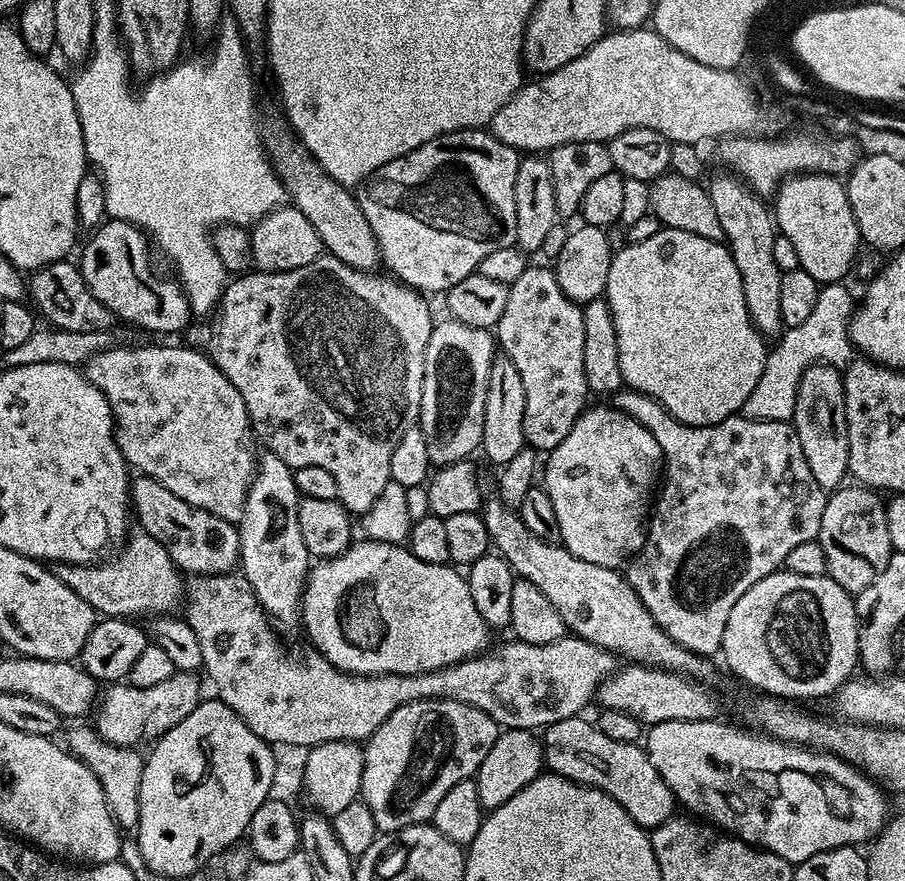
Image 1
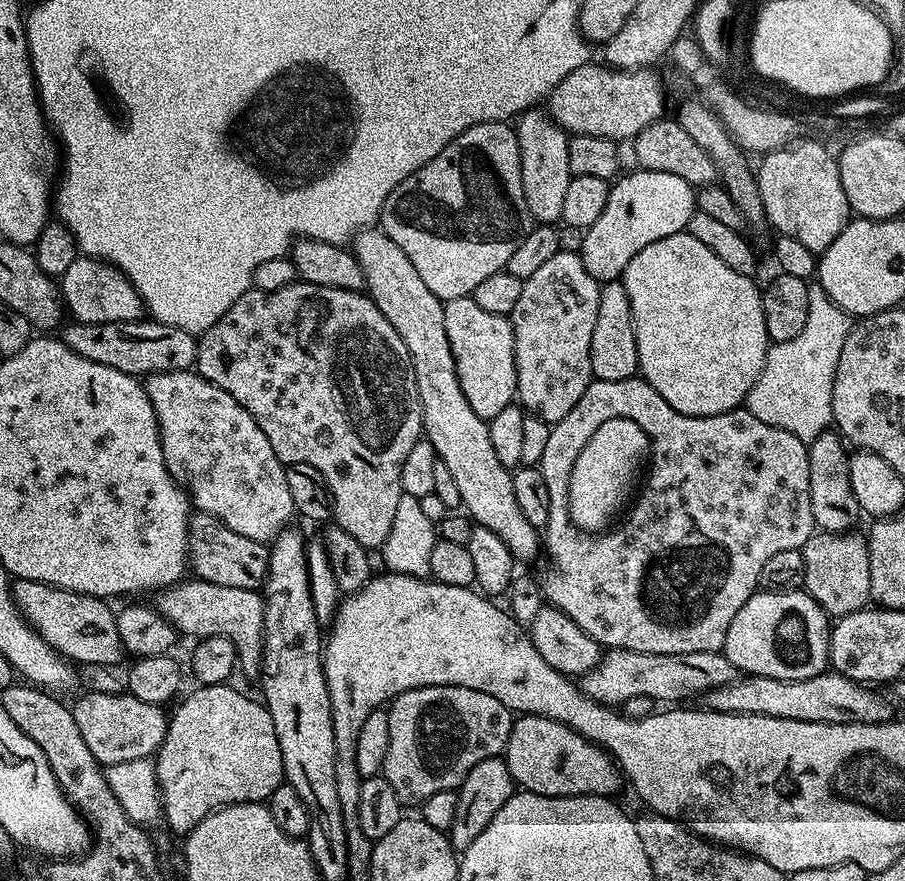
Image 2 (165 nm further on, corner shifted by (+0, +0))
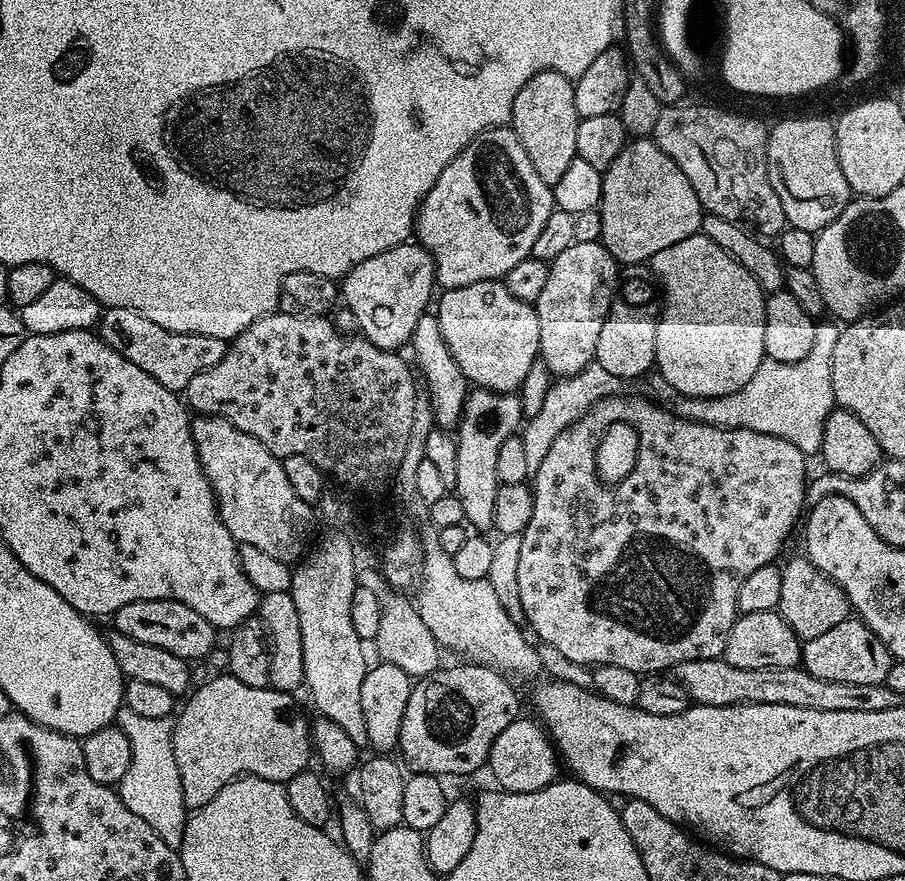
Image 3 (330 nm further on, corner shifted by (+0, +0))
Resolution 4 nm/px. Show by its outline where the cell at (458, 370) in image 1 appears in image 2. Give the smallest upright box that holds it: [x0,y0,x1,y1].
[444,296,517,421]

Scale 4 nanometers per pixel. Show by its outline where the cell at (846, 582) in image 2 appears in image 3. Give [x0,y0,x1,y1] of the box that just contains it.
[778,554,850,641]

